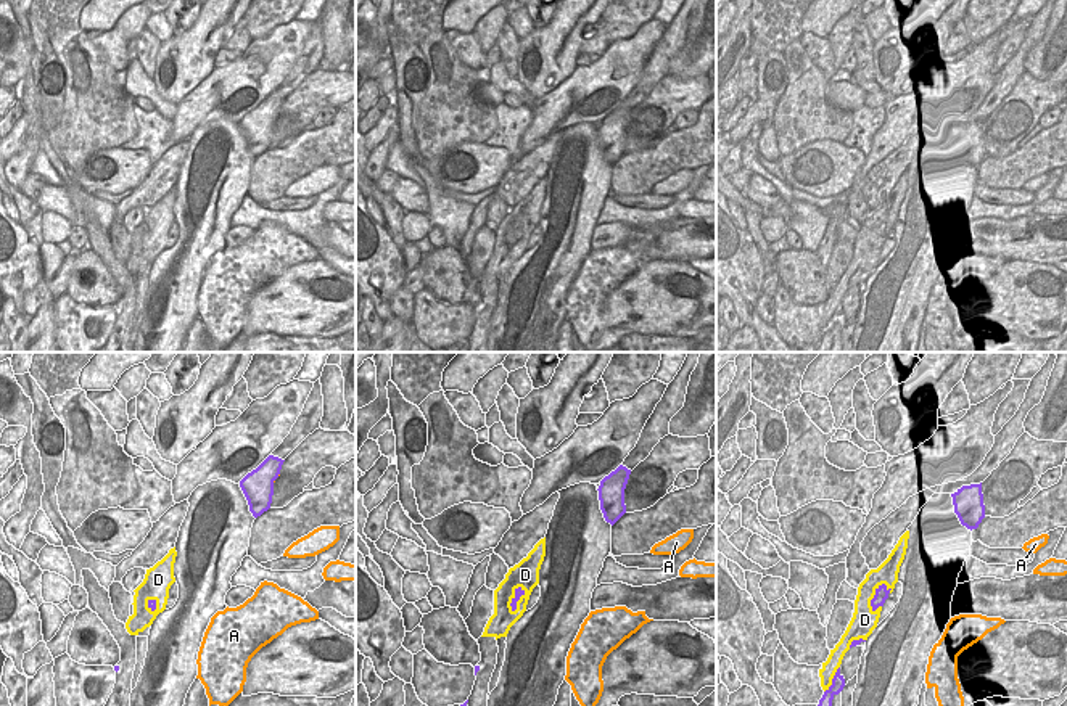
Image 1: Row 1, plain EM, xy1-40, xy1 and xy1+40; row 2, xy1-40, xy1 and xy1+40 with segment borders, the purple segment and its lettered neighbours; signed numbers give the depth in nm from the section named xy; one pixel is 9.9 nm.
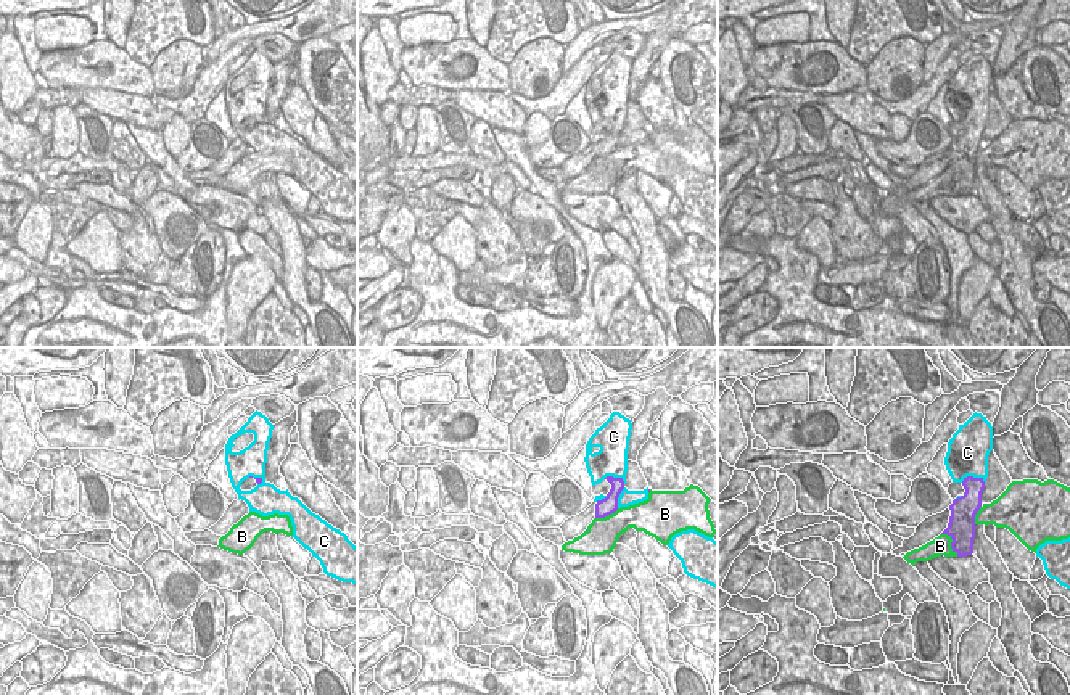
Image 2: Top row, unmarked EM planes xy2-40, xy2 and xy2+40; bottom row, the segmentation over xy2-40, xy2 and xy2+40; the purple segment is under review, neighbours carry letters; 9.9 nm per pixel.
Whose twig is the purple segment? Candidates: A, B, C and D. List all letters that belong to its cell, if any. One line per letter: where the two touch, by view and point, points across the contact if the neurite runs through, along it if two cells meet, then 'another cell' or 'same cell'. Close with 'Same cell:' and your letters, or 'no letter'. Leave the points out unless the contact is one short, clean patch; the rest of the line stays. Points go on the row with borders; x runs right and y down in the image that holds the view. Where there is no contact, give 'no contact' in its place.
A: no contact; another cell
B: meets purple in xy2+40 at (951, 542); another cell
C: meets purple in xy2+40 at (972, 477); same cell
D: meets purple in xy1+40 at (874, 597); another cell
Same cell: C

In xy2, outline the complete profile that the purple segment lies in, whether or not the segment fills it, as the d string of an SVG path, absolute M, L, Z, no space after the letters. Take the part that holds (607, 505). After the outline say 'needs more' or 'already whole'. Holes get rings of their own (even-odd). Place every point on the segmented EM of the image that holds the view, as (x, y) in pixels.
M619 412L595 430L586 444L586 468L592 486L607 479L611 489L607 496L595 496L595 518L605 518L621 507L629 507L648 499L648 487L644 491L628 491L628 450L632 423Z; needs more

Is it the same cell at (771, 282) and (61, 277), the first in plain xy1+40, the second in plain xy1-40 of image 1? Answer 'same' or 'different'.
same

